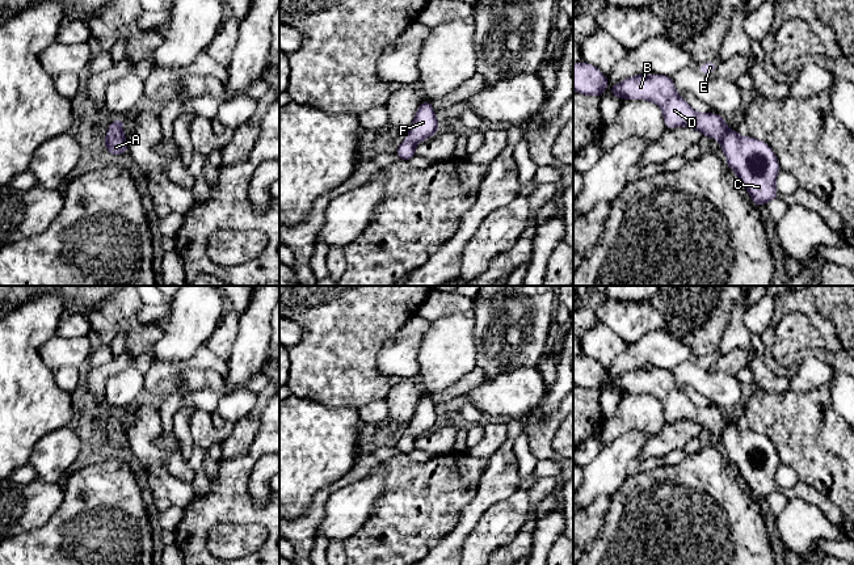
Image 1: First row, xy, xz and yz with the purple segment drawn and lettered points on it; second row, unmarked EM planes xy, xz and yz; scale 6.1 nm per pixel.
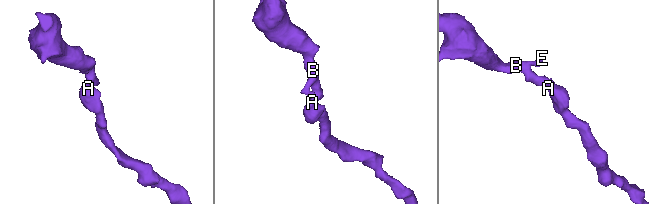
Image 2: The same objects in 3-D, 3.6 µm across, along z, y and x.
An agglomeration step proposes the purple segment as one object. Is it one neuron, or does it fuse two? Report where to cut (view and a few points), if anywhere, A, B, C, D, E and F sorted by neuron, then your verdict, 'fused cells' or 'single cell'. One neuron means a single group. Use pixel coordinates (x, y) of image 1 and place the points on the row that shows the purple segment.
no cut; A B C D E F; single cell

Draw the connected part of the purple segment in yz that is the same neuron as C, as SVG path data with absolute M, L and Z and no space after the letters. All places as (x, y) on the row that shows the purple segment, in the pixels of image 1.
M640 73L615 84L611 96L652 101L660 106L666 128L687 126L701 131L703 136L718 139L728 168L736 172L757 206L779 197L775 178L781 166L773 149L763 140L740 136L737 130L725 126L725 119L719 114L693 110L678 96L670 76Z

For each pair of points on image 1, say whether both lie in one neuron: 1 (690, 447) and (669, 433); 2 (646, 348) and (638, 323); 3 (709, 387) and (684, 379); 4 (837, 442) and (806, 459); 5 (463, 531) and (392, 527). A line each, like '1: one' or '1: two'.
1: two
2: two
3: one
4: one
5: two

